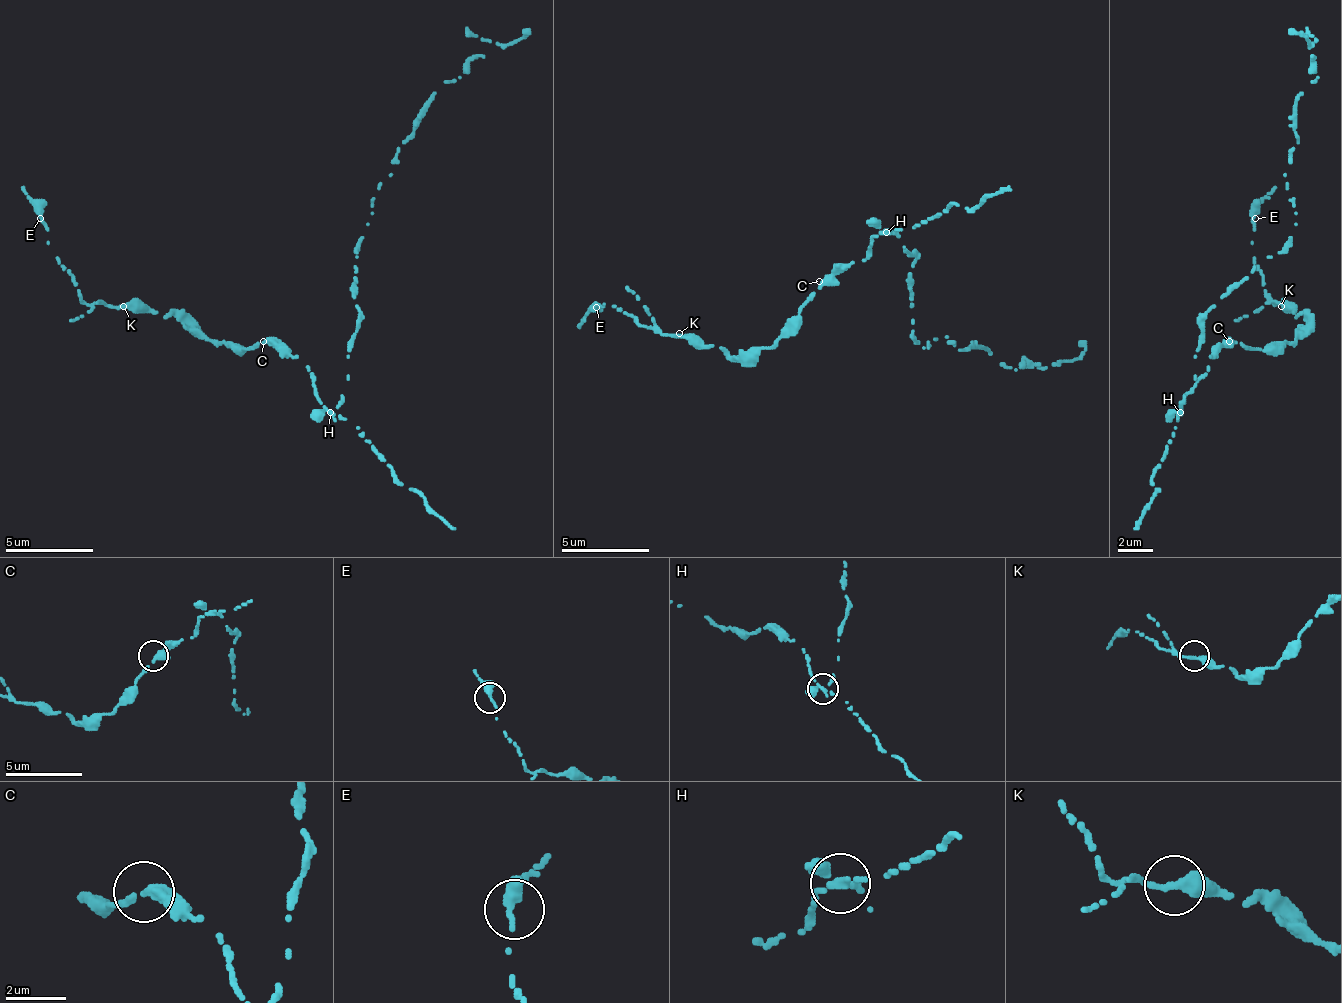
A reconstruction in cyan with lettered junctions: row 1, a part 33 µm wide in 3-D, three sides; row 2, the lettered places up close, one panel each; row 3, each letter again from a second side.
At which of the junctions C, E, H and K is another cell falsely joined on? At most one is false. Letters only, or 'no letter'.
H

